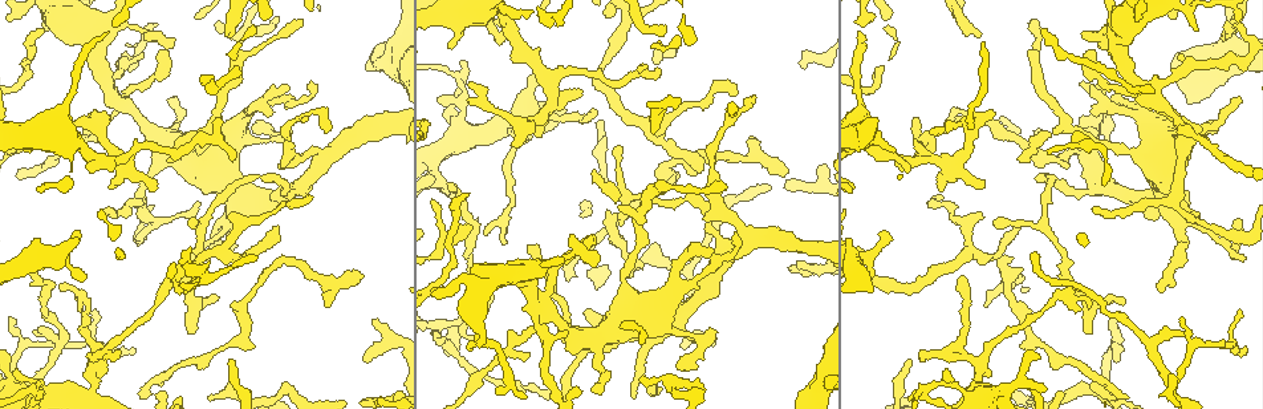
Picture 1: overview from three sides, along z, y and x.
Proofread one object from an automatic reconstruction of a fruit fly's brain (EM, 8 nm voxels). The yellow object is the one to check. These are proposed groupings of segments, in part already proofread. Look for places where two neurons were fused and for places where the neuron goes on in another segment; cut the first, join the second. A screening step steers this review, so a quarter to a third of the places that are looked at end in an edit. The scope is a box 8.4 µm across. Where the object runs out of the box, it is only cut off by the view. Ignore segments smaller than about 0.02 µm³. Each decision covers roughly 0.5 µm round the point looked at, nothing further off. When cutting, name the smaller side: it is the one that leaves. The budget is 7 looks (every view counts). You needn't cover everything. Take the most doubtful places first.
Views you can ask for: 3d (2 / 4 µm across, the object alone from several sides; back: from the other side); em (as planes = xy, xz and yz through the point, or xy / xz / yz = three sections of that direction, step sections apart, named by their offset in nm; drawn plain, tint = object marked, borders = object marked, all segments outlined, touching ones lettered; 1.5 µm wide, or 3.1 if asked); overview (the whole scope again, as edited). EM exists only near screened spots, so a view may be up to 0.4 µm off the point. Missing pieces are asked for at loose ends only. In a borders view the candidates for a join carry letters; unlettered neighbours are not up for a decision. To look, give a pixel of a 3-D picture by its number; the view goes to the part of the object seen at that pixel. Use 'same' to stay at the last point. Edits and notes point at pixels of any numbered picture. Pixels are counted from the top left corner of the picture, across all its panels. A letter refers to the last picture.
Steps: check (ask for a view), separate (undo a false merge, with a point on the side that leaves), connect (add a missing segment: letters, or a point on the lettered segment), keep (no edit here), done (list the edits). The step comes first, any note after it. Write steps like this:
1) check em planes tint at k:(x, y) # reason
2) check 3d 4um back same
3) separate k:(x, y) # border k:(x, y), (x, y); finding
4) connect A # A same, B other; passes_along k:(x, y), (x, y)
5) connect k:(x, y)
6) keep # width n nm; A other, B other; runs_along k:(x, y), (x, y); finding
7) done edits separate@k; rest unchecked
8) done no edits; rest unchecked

check em planes borders at 1:(697, 173)

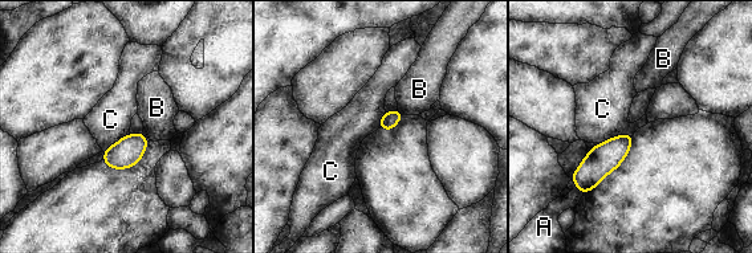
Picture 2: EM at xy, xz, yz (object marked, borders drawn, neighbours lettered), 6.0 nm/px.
keep # A other, B other, C other; border 2:(633, 133), (614, 135), (601, 143); no lettered segment goes on from it

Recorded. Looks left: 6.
check em xz step 4 tint at 1:(944, 197) # thin end

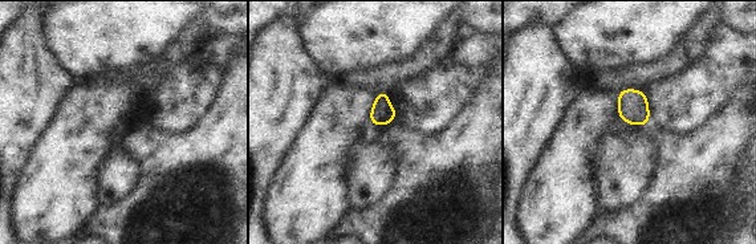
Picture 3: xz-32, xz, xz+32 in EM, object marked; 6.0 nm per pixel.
check em xz step 4 borders same

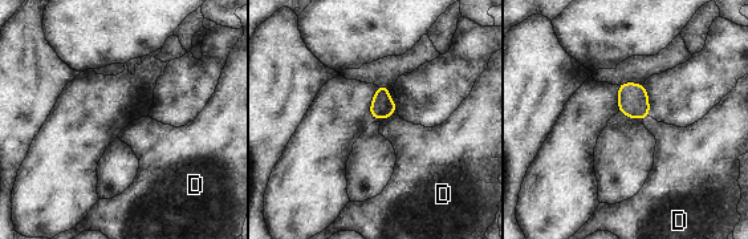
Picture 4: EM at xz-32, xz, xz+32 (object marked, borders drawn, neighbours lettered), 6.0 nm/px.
keep # longest_contact D 50 nm; D other; border 4:(393, 114), (386, 118); no lettered segment goes on from it

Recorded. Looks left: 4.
check 3d 2um at 1:(438, 184) # abrupt turn

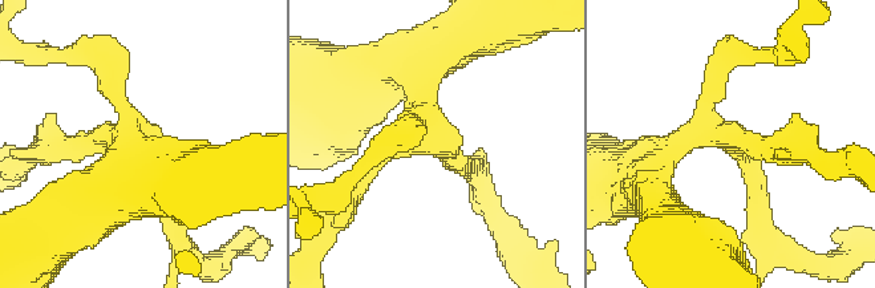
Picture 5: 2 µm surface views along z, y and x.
check em planes borders at 5:(437, 148)

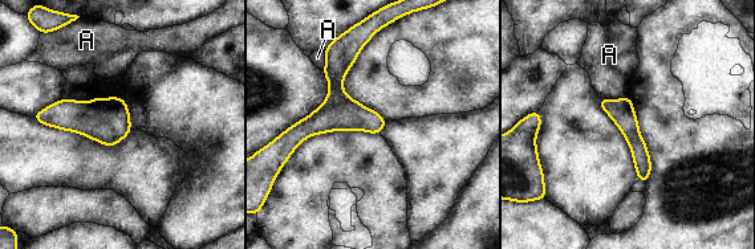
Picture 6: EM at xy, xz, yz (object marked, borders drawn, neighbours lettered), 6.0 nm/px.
keep # longest_contact A 170 nm; A other; one neuron here

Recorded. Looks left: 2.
done no edits; rest unchecked

